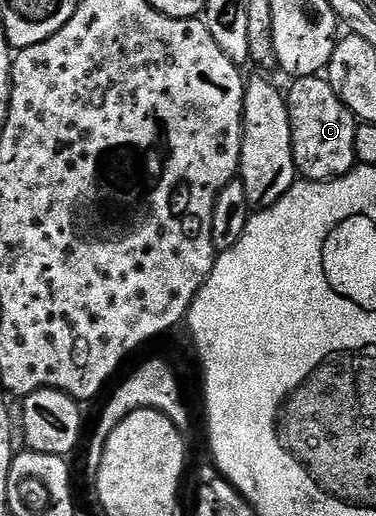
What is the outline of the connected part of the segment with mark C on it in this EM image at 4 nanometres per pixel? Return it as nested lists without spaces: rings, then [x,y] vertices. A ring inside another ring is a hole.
[[[300,76],[290,81],[291,89],[286,89],[289,122],[293,134],[293,154],[298,175],[304,180],[335,180],[344,176],[356,167],[355,158],[355,130],[357,119],[345,102],[334,93],[333,86],[327,78],[318,76]]]

